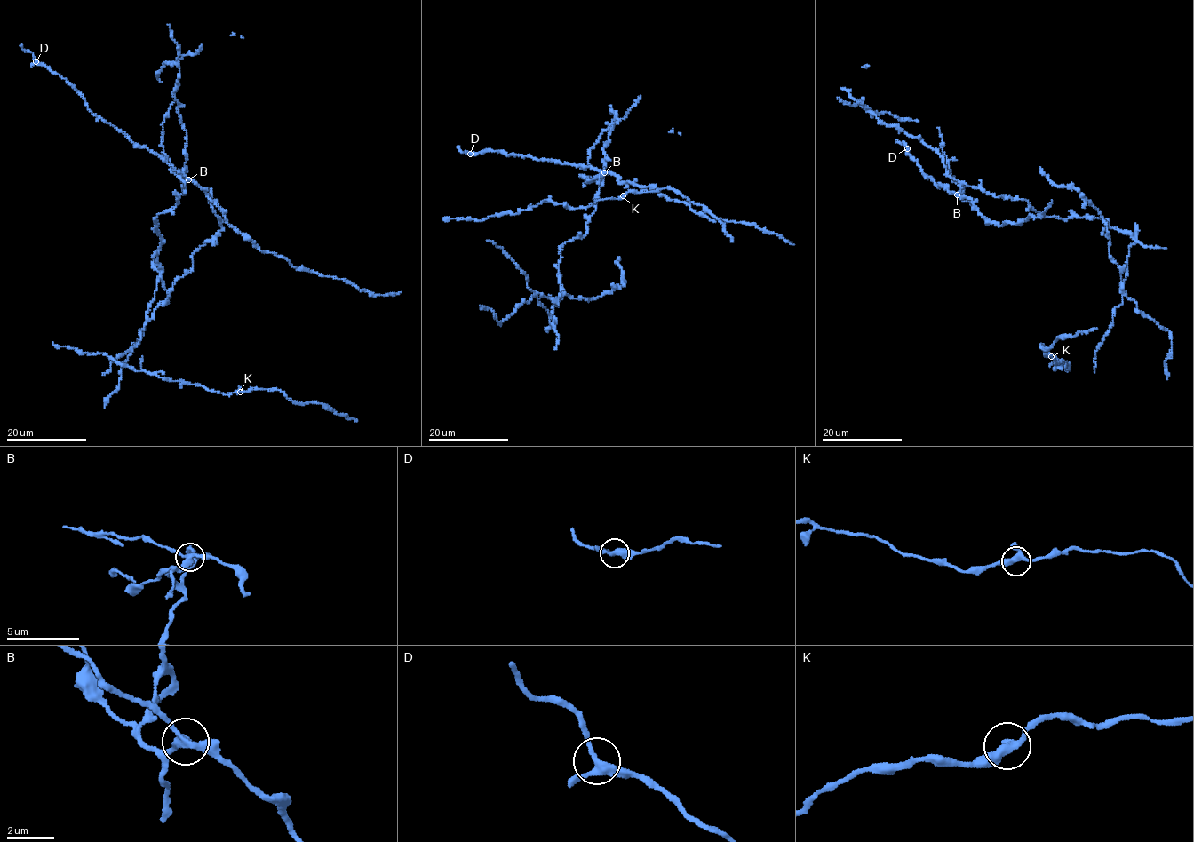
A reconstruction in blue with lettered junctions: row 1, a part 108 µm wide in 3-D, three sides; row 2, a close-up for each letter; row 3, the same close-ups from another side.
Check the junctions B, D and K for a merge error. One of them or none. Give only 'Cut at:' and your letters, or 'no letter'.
Cut at: B

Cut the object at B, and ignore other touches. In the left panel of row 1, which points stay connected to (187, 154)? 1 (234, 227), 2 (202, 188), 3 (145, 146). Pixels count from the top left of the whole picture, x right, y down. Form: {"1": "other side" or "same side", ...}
{"1": "other side", "2": "other side", "3": "other side"}

